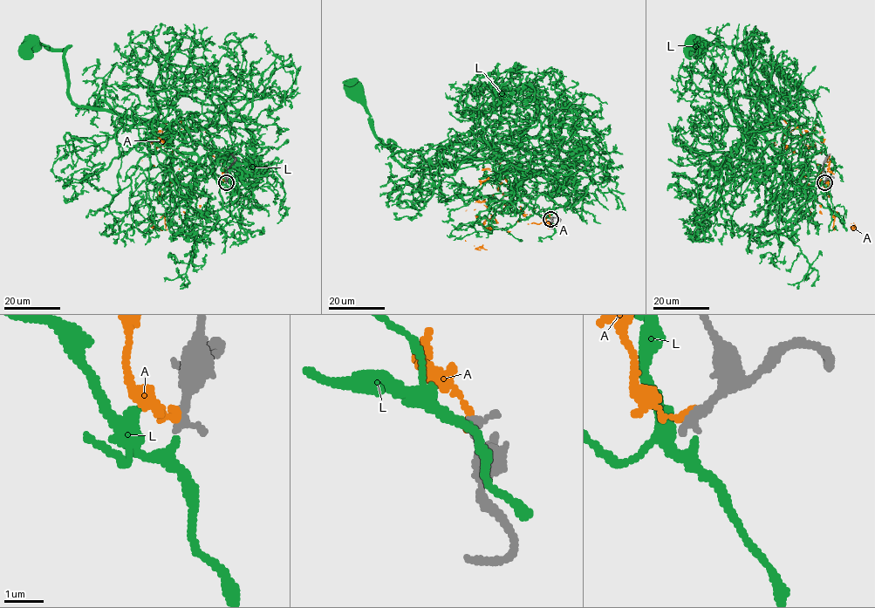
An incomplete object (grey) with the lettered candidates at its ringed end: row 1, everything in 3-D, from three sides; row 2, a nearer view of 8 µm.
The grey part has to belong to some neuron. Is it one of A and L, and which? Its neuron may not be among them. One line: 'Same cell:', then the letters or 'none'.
Same cell: L

